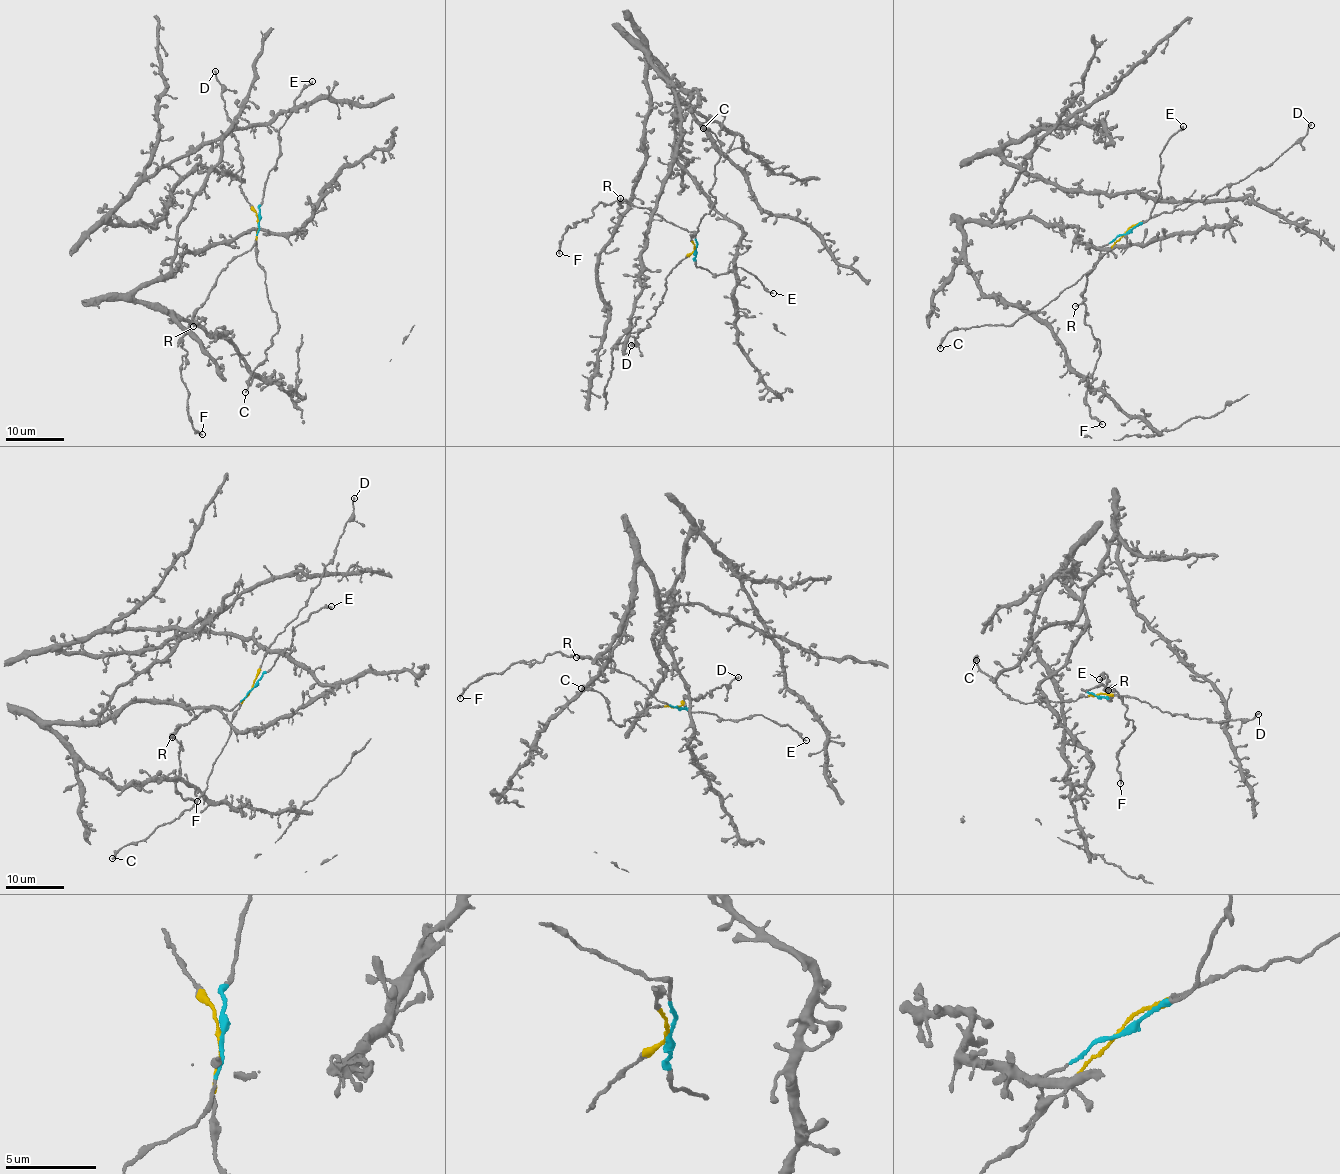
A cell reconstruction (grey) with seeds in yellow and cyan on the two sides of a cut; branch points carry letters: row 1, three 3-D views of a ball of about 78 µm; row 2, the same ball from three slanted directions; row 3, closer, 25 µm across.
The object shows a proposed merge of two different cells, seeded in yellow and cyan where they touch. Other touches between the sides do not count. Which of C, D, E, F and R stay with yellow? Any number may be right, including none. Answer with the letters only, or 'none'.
C, D

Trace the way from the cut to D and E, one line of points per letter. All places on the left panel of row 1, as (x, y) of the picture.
D: (258, 221), (240, 187), (242, 162), (215, 71)
E: (258, 221), (269, 171), (277, 163), (280, 127), (303, 88), (312, 81)

